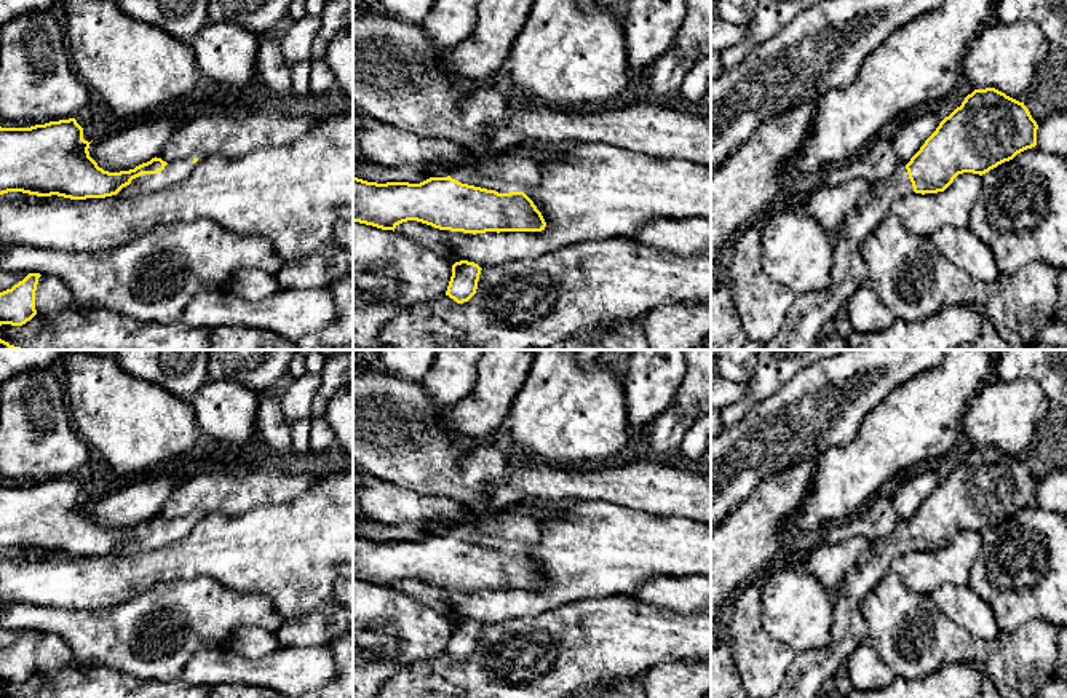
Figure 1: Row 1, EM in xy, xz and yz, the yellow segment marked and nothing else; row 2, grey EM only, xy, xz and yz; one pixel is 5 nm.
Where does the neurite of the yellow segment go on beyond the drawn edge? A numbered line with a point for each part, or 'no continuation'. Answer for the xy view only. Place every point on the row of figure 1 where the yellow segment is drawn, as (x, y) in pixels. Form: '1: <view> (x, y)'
1: xy (174, 173)

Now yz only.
1: yz (812, 312)

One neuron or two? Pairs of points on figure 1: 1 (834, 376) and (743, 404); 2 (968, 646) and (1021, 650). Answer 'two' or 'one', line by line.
1: two
2: one

